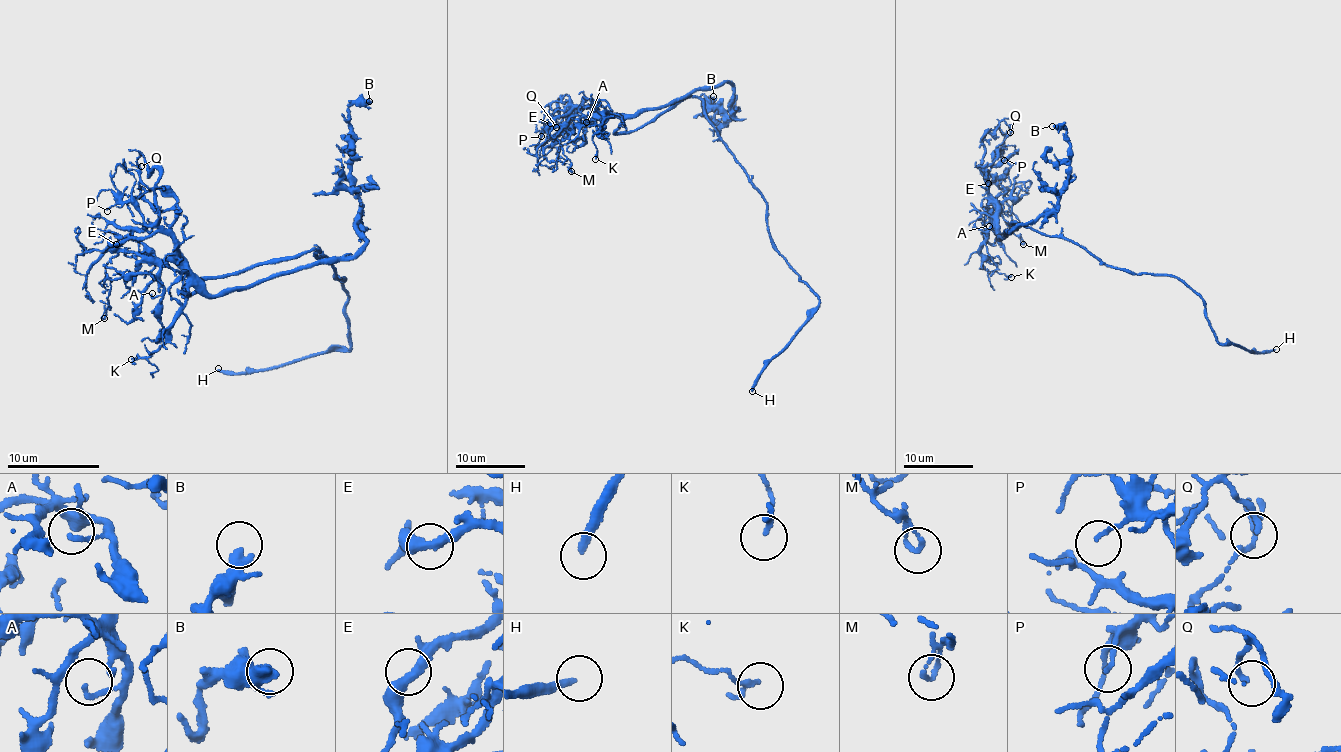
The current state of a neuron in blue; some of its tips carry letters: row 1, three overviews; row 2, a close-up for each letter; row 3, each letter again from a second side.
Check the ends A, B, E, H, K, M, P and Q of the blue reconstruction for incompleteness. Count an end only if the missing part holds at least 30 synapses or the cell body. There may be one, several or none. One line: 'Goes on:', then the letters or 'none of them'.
Goes on: H

